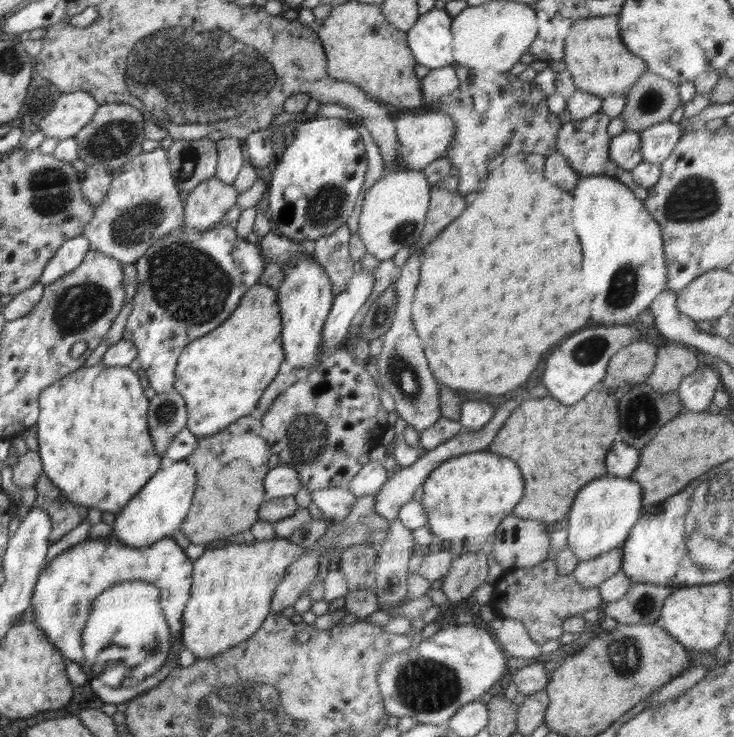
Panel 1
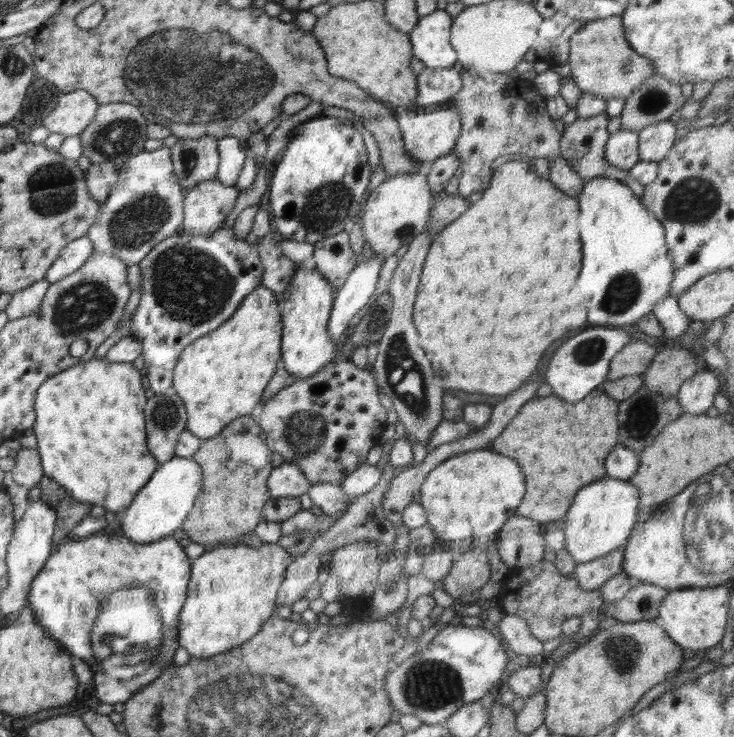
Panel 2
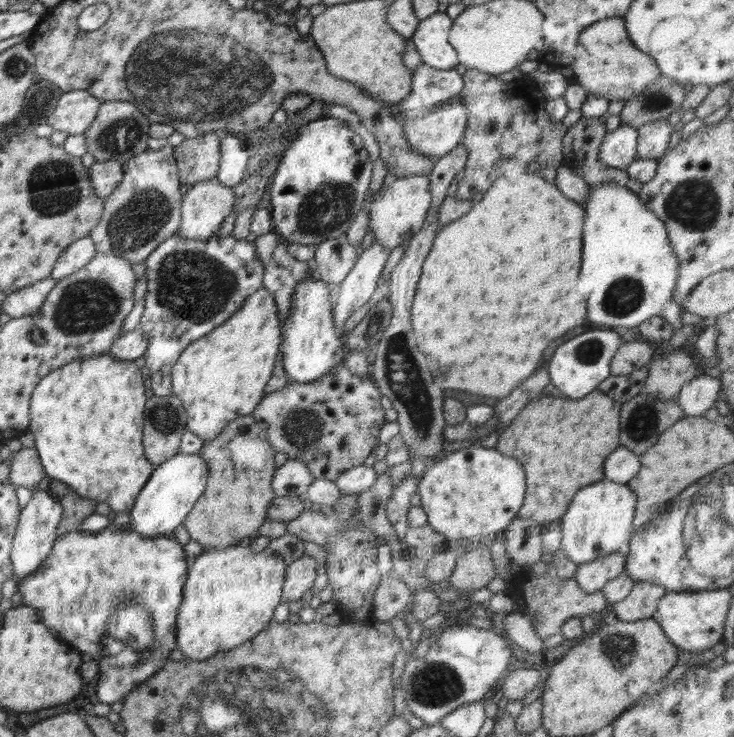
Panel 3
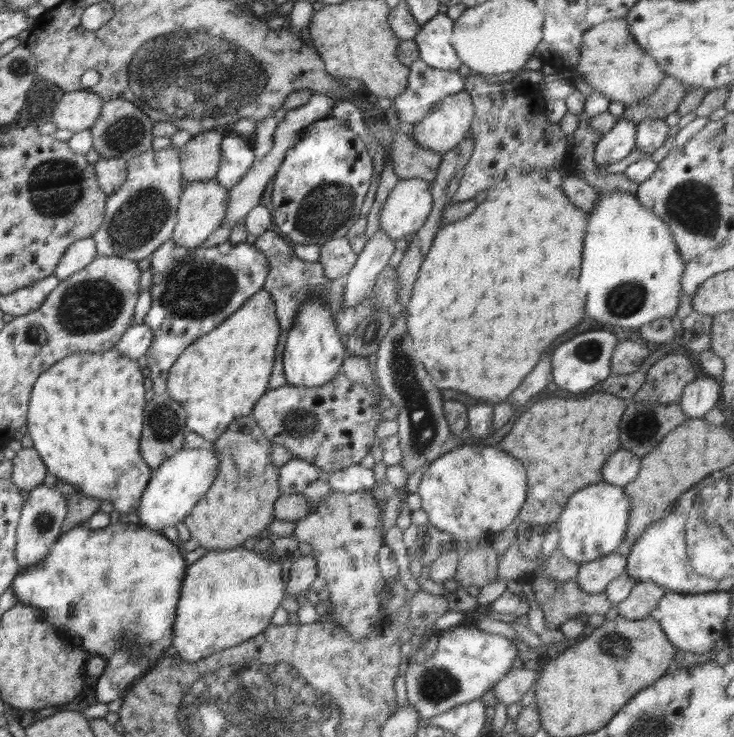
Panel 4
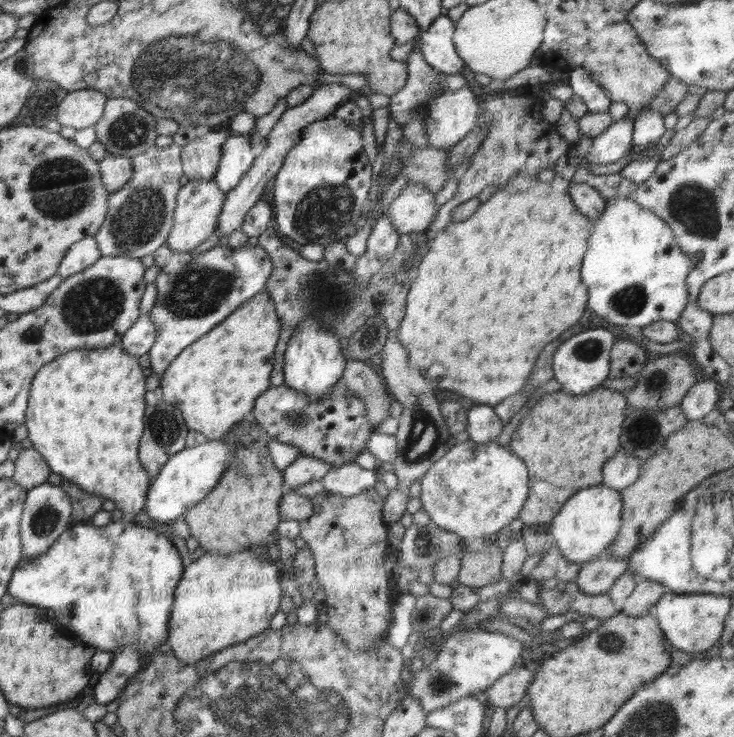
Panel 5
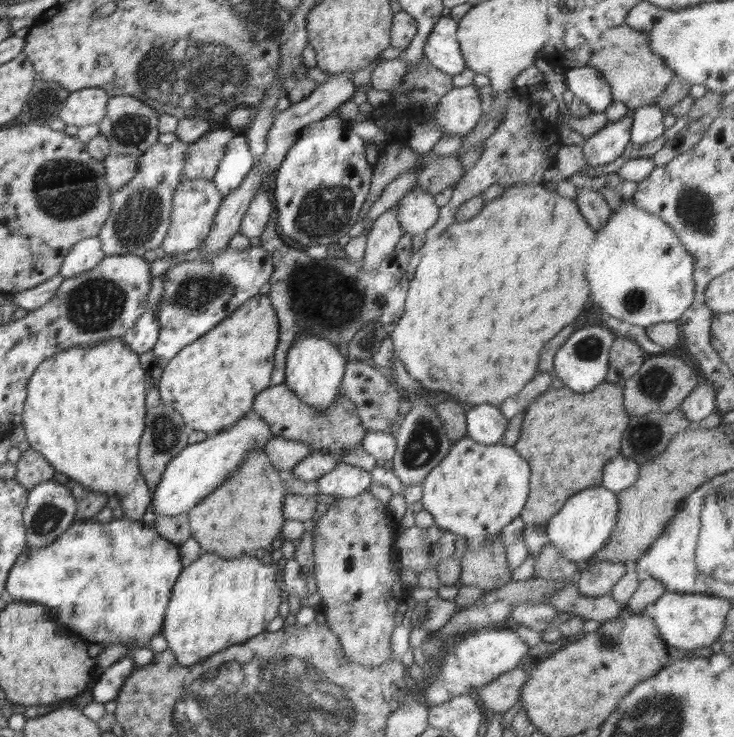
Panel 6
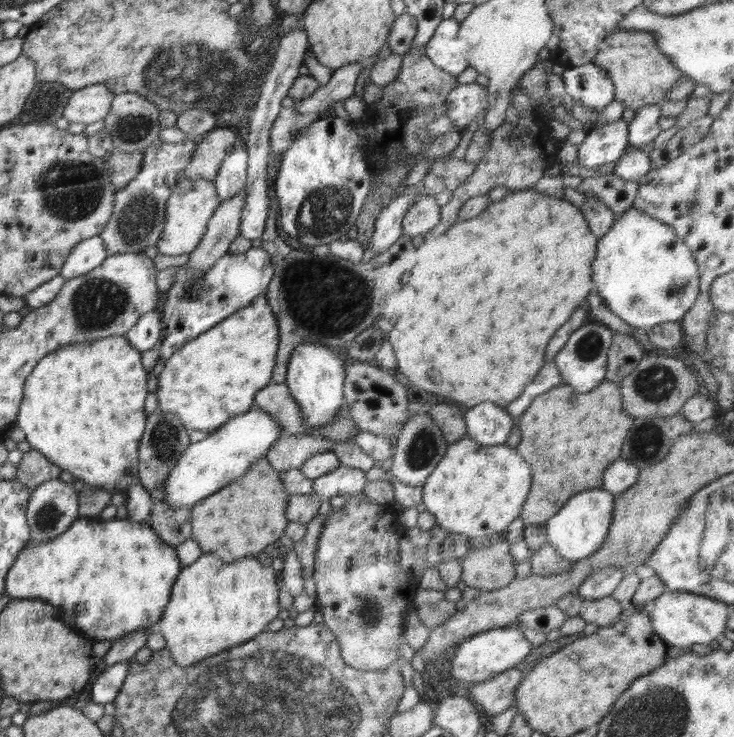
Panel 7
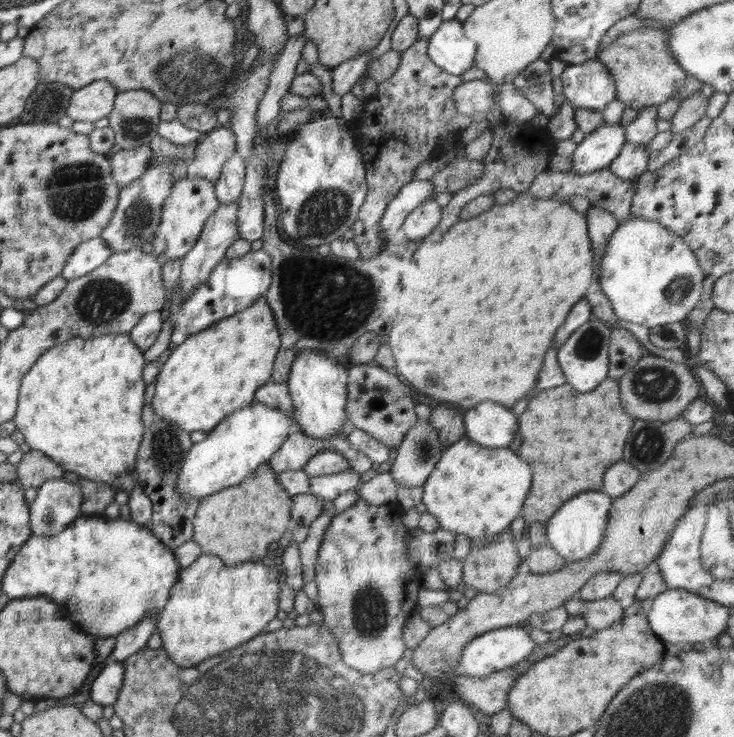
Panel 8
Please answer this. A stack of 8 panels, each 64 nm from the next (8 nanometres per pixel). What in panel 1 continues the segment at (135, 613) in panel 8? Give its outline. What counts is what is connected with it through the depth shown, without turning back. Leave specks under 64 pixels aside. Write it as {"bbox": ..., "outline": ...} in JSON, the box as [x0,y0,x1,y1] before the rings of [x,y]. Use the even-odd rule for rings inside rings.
{"bbox":[31,536,193,704],"outline":[[[172,536],[158,539],[158,542],[142,548],[132,548],[115,537],[80,541],[56,556],[40,573],[31,598],[35,624],[64,658],[84,664],[81,630],[90,614],[93,598],[119,582],[141,580],[156,586],[159,603],[170,629],[171,637],[168,641],[158,644],[149,653],[138,644],[114,644],[104,648],[94,658],[90,658],[90,654],[85,656],[92,671],[98,673],[98,682],[94,688],[96,697],[105,704],[127,703],[152,688],[156,689],[179,666],[178,654],[185,648],[181,635],[182,617],[191,595],[192,574],[193,561]]]}

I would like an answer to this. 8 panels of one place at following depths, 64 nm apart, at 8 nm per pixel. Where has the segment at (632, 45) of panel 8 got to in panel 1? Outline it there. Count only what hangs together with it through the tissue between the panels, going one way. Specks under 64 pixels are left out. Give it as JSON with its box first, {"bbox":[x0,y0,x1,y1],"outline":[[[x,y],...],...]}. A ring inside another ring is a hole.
{"bbox":[563,16,647,97],"outline":[[[599,16],[575,20],[564,41],[563,61],[574,84],[580,91],[601,97],[617,94],[626,95],[628,89],[647,70],[645,60],[632,54],[622,42],[619,31],[619,16]]]}

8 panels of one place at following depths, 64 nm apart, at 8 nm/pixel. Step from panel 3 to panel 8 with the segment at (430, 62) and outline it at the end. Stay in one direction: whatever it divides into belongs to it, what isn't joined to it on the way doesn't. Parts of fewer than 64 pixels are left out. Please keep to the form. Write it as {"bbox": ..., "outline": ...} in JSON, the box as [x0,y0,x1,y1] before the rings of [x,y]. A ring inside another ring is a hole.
{"bbox":[428,18,475,75],"outline":[[[456,18],[442,21],[428,41],[430,60],[453,75],[461,75],[474,64],[475,47],[462,29],[461,21]]]}

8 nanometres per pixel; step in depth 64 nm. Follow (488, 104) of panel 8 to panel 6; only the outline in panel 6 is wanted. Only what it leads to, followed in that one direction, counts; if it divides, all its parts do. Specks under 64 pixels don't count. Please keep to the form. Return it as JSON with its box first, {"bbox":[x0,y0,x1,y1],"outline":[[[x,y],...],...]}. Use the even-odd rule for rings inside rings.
{"bbox":[434,87,481,137],"outline":[[[478,87],[453,88],[440,98],[434,118],[443,133],[465,137],[481,117]]]}

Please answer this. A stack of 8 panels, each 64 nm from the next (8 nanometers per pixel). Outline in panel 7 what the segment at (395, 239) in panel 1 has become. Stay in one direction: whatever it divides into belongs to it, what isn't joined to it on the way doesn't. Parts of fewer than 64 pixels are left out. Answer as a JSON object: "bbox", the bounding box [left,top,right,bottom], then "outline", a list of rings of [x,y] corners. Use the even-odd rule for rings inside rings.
{"bbox":[403,195,441,238],"outline":[[[420,195],[414,206],[404,214],[403,235],[413,238],[426,236],[440,222],[441,207],[431,195]]]}

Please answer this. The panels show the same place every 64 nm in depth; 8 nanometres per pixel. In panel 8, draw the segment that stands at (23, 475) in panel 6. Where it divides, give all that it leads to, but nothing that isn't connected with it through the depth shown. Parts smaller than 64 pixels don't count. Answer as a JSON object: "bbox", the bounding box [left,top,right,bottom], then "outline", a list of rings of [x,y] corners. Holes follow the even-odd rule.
{"bbox":[17,449,66,490],"outline":[[[30,449],[23,454],[21,461],[17,465],[17,482],[24,490],[28,488],[38,488],[54,478],[63,478],[66,470],[56,464],[46,453],[38,449]]]}

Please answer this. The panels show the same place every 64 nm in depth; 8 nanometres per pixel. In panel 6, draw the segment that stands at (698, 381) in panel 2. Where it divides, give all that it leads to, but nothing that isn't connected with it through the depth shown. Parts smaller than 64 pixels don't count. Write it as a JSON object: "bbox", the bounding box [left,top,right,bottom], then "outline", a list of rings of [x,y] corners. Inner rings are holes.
{"bbox":[679,380,716,425],"outline":[[[702,380],[700,384],[686,398],[679,406],[679,409],[684,413],[684,416],[691,420],[694,425],[704,420],[706,416],[714,413],[714,406],[716,406],[716,390],[714,385]]]}

